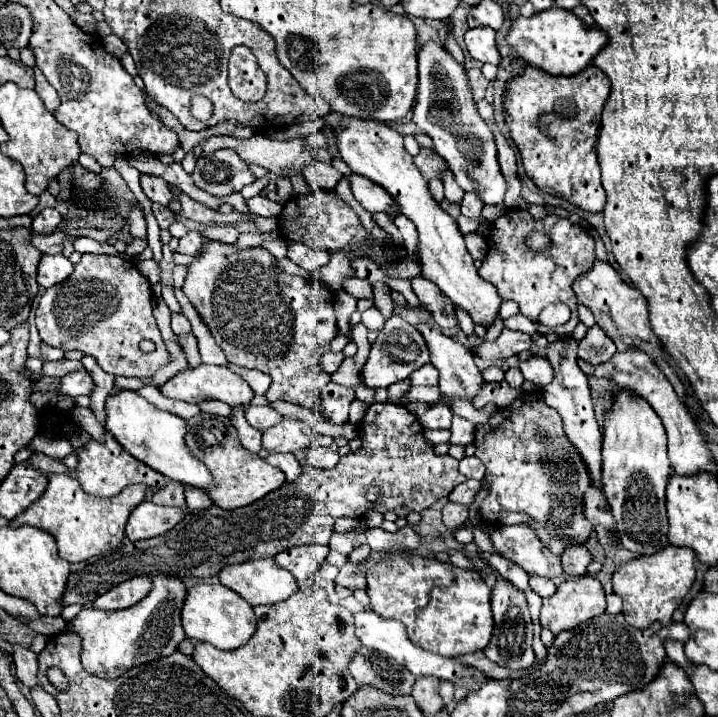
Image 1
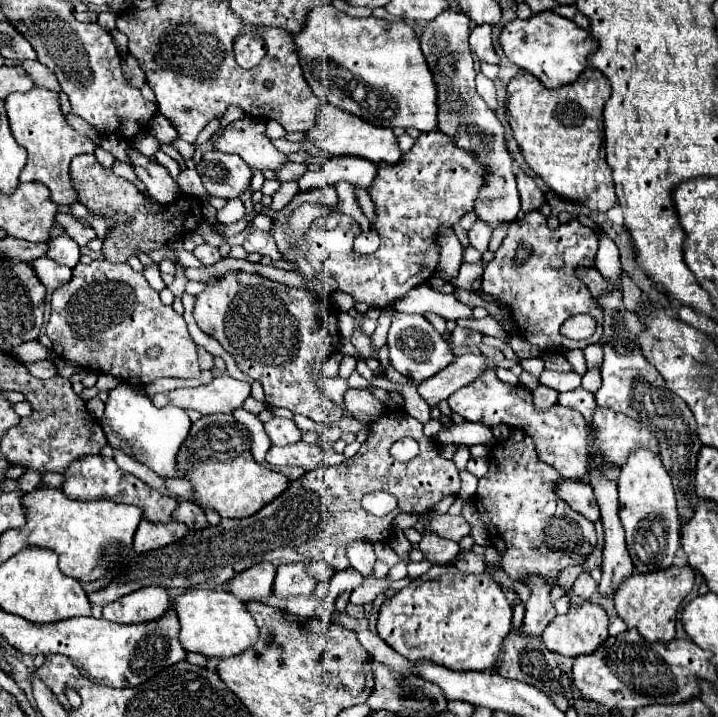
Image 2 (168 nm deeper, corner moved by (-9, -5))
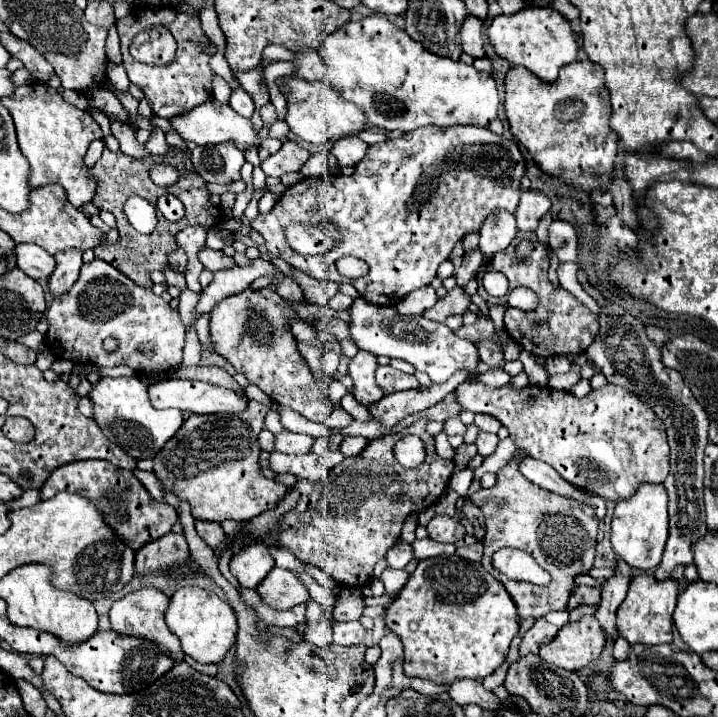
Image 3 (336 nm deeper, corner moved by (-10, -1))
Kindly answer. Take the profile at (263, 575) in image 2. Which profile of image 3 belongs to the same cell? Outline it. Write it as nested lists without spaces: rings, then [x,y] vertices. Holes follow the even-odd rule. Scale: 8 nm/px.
[[[251,544],[241,548],[231,558],[231,574],[239,580],[245,588],[255,588],[275,566],[269,550],[265,544]]]

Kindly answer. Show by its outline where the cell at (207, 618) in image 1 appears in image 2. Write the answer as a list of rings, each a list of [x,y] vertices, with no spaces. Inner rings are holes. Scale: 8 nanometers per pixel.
[[[188,590],[174,600],[174,608],[180,620],[180,642],[186,652],[198,652],[208,658],[238,656],[258,640],[258,626],[244,602],[234,598],[226,590]]]

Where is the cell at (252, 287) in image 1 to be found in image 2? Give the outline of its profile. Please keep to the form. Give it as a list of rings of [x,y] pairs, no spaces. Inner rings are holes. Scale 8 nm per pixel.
[[[226,272],[206,282],[206,290],[196,296],[194,318],[198,328],[208,336],[216,338],[234,358],[242,372],[252,376],[264,386],[266,402],[276,408],[288,408],[294,414],[312,418],[331,426],[343,416],[337,406],[316,386],[316,376],[322,374],[322,358],[330,356],[340,348],[340,334],[336,328],[336,310],[326,308],[312,292],[304,288],[290,288],[286,284],[268,280],[260,274],[248,272]]]

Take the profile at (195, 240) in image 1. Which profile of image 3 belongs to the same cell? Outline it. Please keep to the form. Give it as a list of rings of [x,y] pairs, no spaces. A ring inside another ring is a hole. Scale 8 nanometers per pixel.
[[[203,248],[203,250],[199,252],[199,260],[203,262],[203,266],[205,266],[207,270],[213,270],[213,272],[225,270],[225,268],[229,268],[231,264],[235,264],[233,258],[225,256],[221,250],[211,250],[211,248]]]

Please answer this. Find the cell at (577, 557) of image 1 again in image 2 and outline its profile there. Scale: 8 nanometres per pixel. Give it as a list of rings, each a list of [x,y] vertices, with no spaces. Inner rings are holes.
[[[584,570],[584,572],[578,576],[578,580],[574,582],[572,590],[574,590],[580,598],[590,598],[590,596],[592,596],[592,592],[596,590],[596,582],[592,580],[592,576],[590,576],[588,570]]]

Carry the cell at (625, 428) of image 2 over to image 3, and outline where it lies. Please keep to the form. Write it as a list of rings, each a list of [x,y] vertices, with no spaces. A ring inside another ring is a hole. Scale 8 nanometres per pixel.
[[[477,374],[469,376],[463,384],[457,386],[457,398],[463,410],[495,416],[509,430],[509,436],[515,440],[521,452],[551,464],[563,480],[571,482],[571,486],[579,486],[579,490],[587,490],[587,494],[595,494],[603,500],[621,502],[631,498],[635,494],[635,488],[643,482],[659,484],[667,478],[671,452],[667,444],[665,424],[657,418],[651,406],[639,402],[639,398],[635,398],[635,394],[629,390],[607,384],[603,388],[591,390],[587,398],[575,398],[571,392],[539,386],[527,386],[523,390],[515,390],[511,384],[503,388],[489,388],[477,384],[475,378]]]

